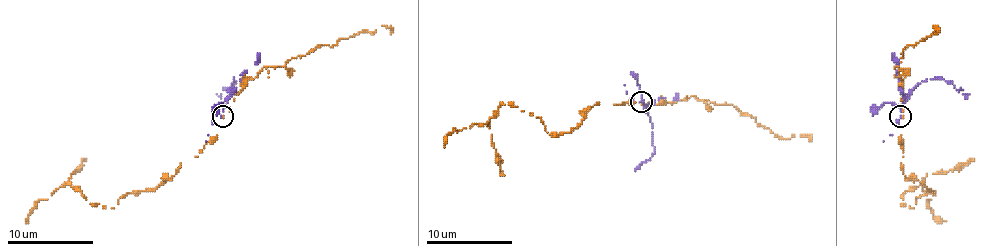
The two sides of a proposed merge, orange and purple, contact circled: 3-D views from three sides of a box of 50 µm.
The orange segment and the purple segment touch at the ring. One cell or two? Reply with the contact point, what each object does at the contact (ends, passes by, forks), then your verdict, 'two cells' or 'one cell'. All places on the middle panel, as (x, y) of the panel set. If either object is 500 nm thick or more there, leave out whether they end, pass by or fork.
(641, 102) | orange ends | purple passes by | two cells

